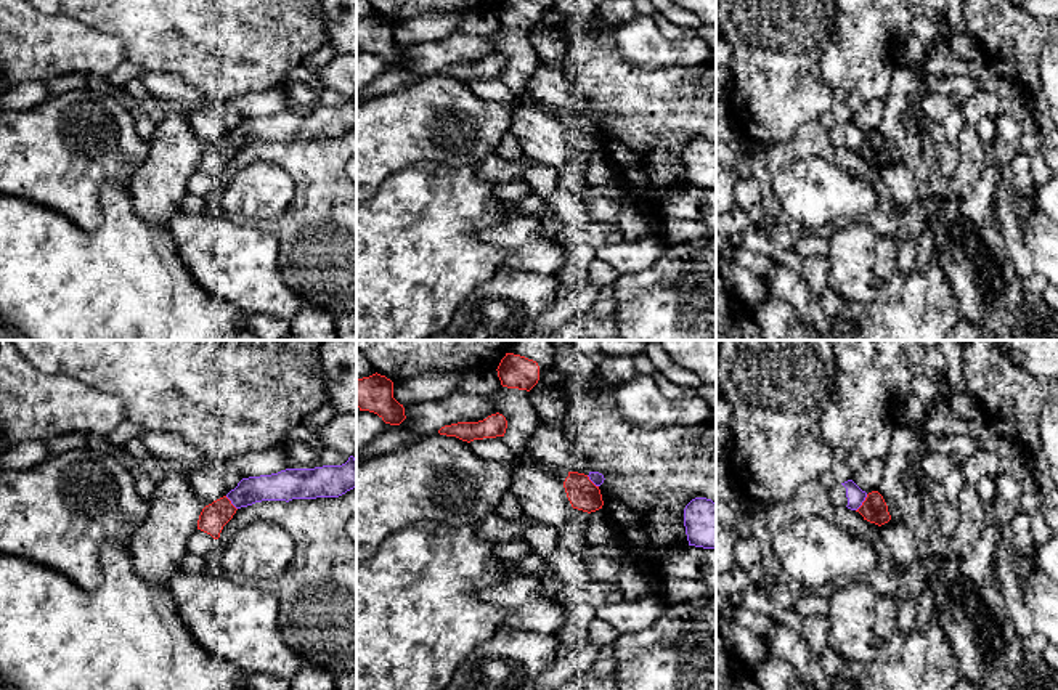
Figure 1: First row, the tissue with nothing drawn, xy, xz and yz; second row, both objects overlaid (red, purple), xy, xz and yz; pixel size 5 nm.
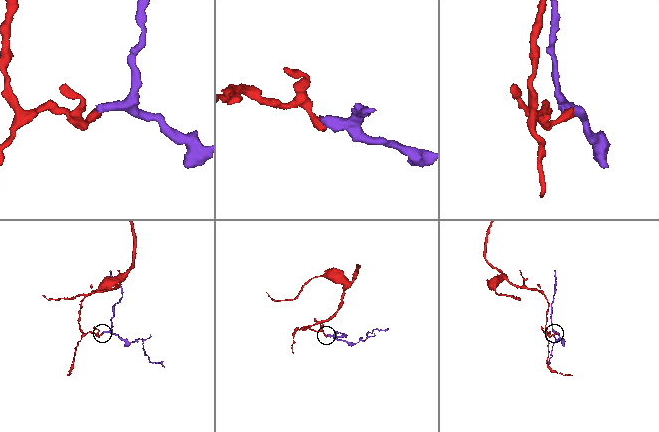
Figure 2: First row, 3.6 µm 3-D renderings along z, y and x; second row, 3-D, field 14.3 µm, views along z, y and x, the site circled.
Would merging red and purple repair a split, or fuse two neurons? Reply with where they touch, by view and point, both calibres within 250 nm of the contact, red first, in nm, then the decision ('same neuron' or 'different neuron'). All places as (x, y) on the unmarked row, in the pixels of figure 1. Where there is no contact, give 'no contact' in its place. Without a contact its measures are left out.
yz (862, 143) | 140/90 nm | different neuron

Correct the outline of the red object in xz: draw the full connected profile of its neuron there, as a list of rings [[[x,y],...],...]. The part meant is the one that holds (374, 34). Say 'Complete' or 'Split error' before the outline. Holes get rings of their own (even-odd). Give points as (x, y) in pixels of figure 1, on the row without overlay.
Complete. [[[377,13],[356,19],[356,47],[390,66],[400,66],[406,59],[403,45],[393,39],[393,22]]]

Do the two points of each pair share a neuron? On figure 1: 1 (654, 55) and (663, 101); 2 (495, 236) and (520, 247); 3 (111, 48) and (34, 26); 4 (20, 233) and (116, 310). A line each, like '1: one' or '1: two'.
1: two
2: one
3: one
4: one

